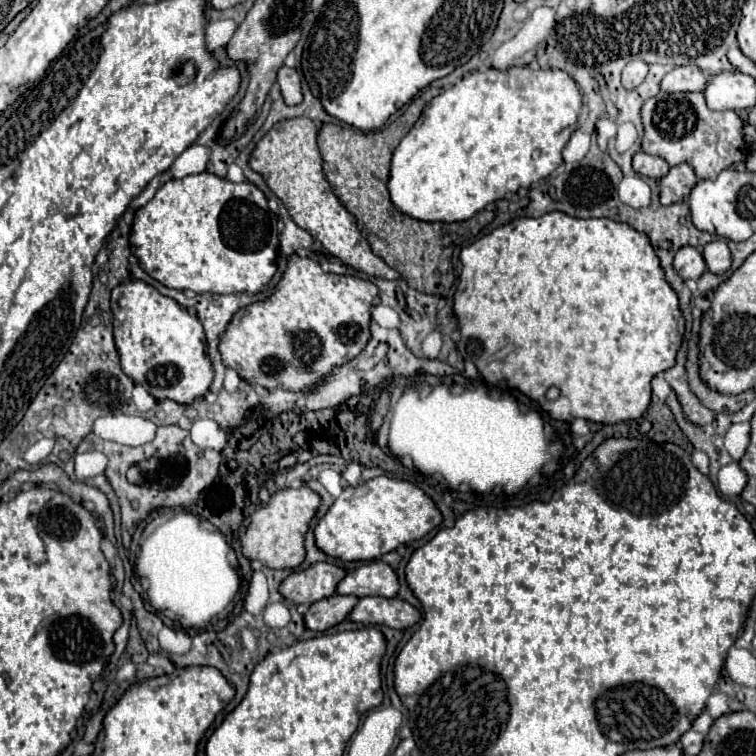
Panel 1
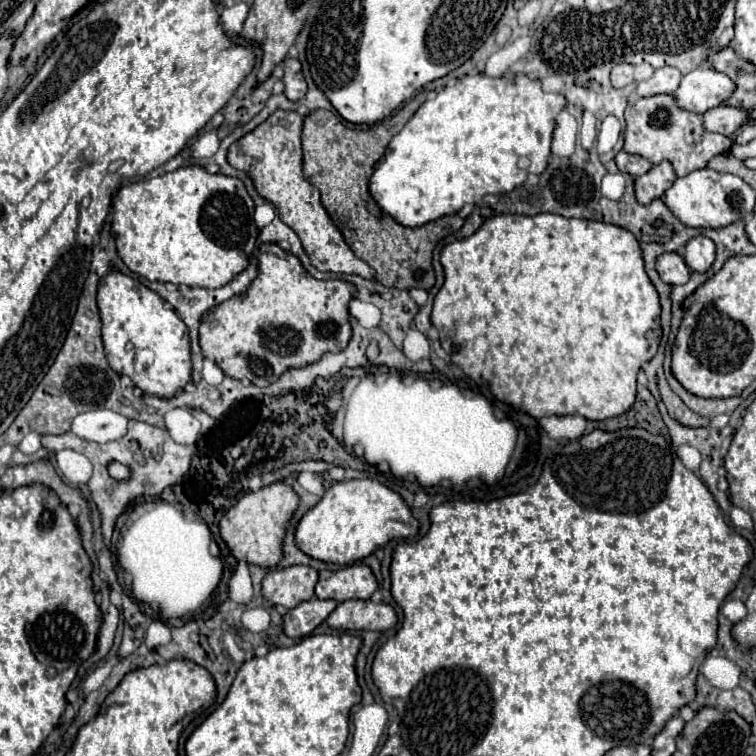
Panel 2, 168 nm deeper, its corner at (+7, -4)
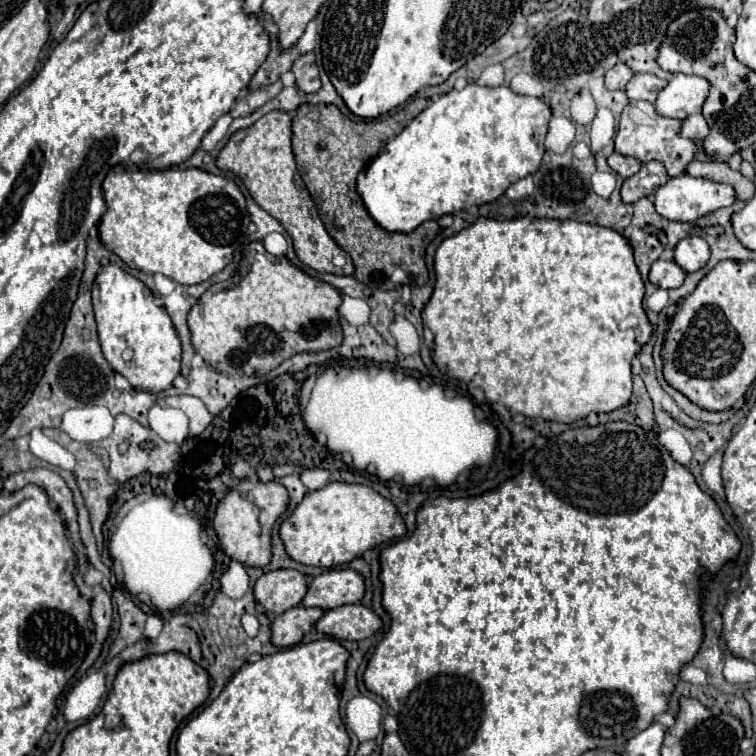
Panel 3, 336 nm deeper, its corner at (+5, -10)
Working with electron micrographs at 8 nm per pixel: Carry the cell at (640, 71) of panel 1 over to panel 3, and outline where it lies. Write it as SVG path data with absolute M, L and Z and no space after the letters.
M615 65L605 73L605 87L607 89L623 89L631 77L633 77L633 71L627 65Z

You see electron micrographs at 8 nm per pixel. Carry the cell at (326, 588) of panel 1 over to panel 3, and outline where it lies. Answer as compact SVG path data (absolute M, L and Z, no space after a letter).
M279 569L263 573L253 587L257 603L261 603L267 613L281 615L291 607L297 607L305 597L307 581L299 571Z

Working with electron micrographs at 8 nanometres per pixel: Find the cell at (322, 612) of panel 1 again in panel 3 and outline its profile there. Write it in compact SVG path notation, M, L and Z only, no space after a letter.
M291 607L271 621L271 643L275 647L297 645L313 623L323 615L319 607Z

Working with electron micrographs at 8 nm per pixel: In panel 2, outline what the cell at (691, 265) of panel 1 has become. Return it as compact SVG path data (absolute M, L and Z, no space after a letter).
M663 253L657 257L657 271L669 285L683 285L689 281L691 271L679 253Z

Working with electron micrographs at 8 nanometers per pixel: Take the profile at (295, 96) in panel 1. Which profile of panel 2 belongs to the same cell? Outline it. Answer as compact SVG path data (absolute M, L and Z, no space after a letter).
M285 59L285 77L283 77L283 83L285 83L285 97L289 101L299 101L305 97L307 93L307 83L301 75L301 63L297 59Z

